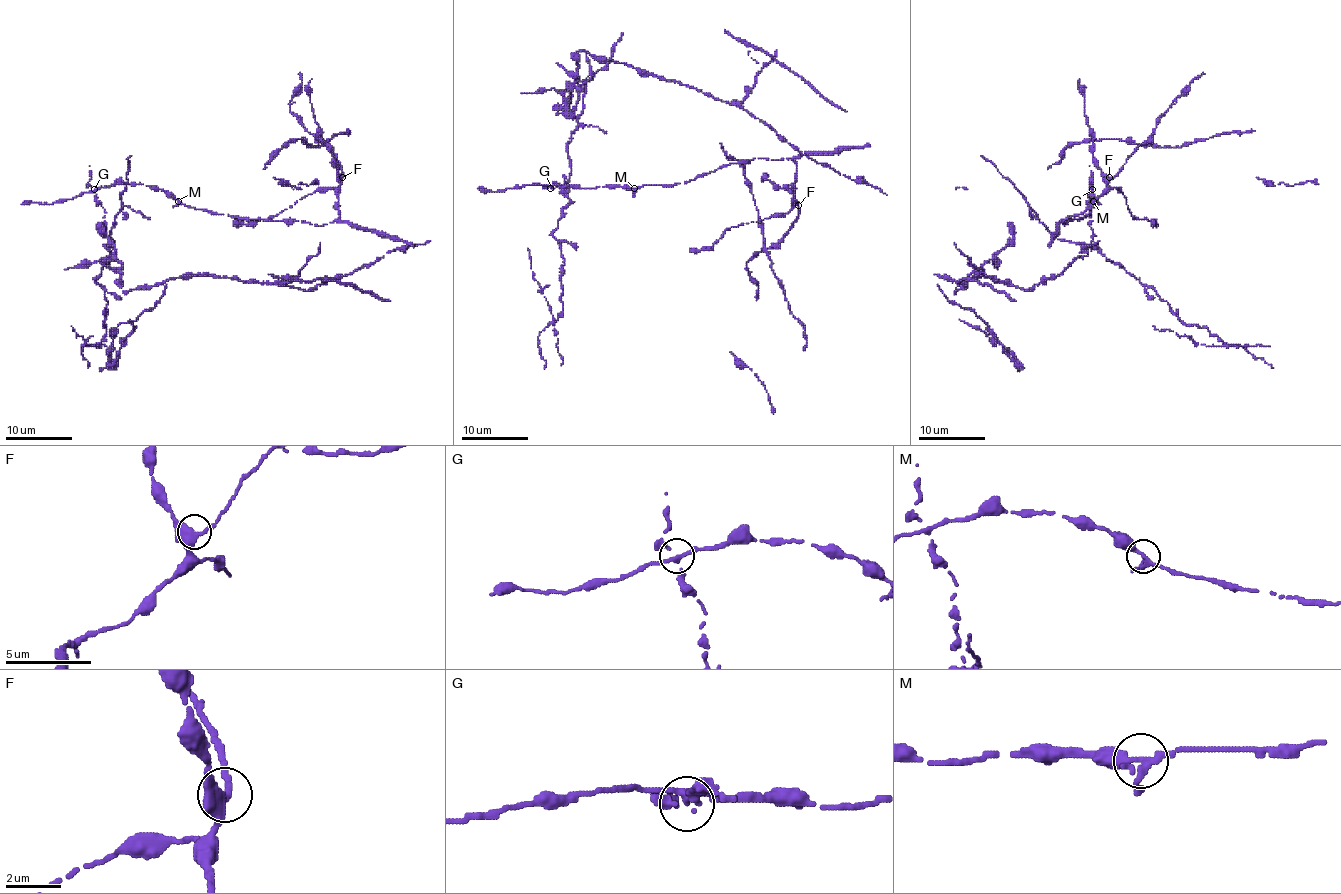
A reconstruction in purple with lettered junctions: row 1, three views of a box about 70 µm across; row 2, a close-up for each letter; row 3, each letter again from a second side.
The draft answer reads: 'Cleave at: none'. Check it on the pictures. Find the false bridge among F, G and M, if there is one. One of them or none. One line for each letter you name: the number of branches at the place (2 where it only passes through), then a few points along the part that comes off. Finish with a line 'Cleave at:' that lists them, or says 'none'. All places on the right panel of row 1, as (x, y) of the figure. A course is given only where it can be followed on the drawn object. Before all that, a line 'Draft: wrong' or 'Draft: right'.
Draft: wrong
G: branches 4; course (1093, 189), (1091, 242), (1166, 301), (1181, 323), (1198, 324), (1226, 343), (1196, 344), (1186, 336), (1153, 326)
Cleave at: G

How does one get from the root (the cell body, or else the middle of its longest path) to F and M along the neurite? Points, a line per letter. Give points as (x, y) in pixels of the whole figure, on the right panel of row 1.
F: (1091, 187), (1089, 212), (1063, 221), (1064, 226), (1069, 216), (1081, 214), (1103, 192), (1109, 177)
M: (1091, 187), (1093, 184), (1093, 201)

